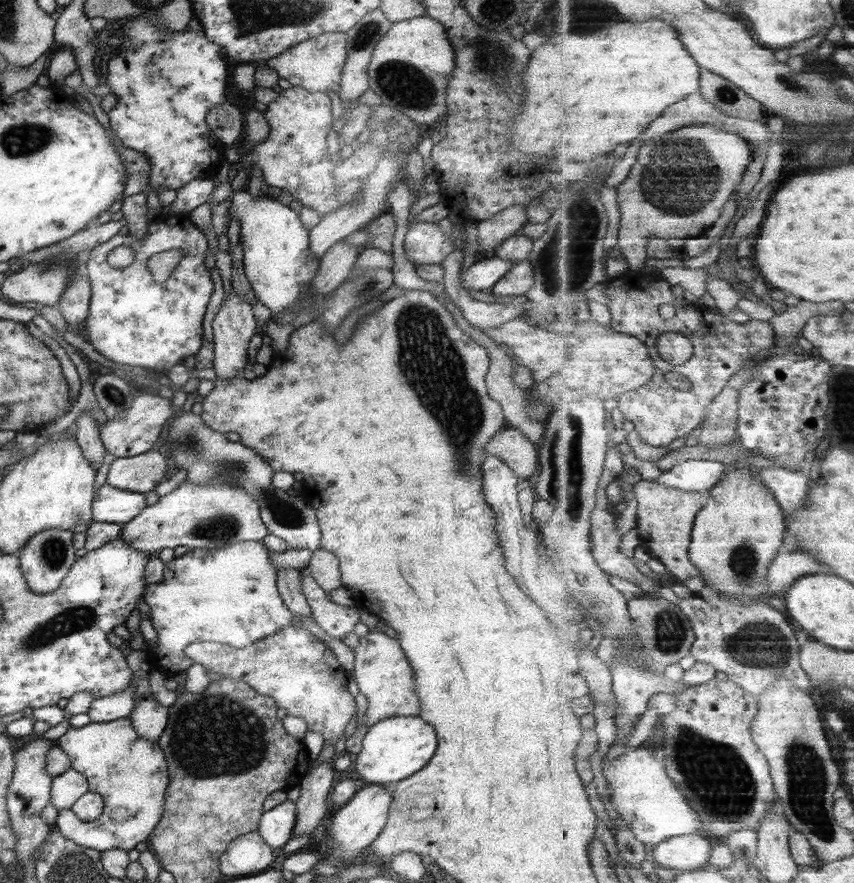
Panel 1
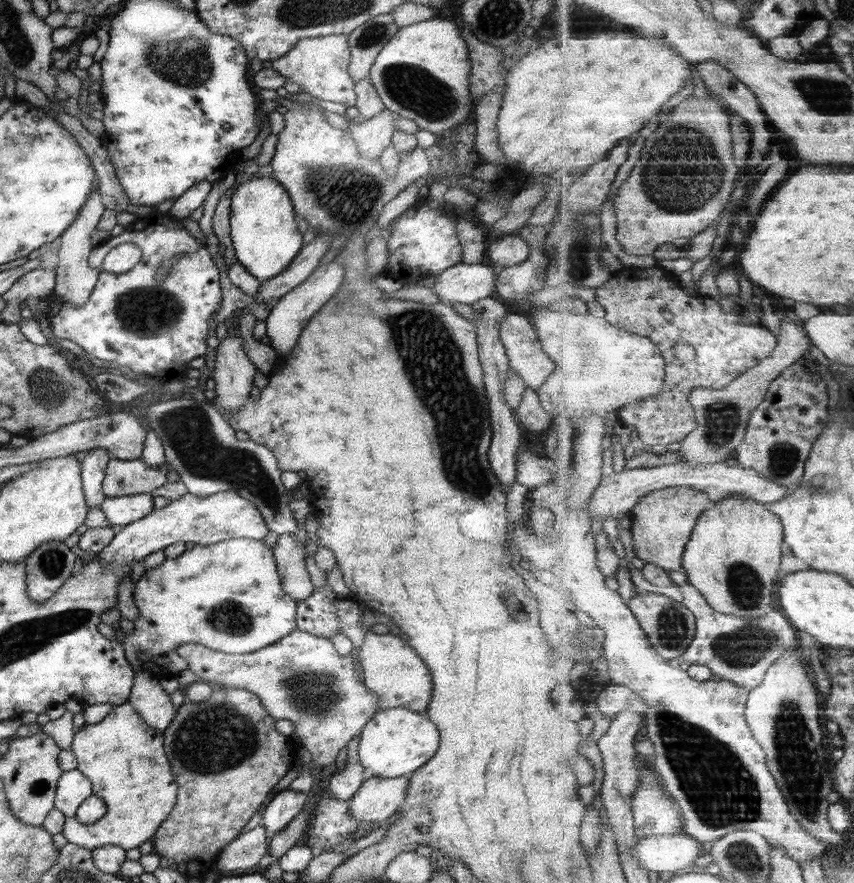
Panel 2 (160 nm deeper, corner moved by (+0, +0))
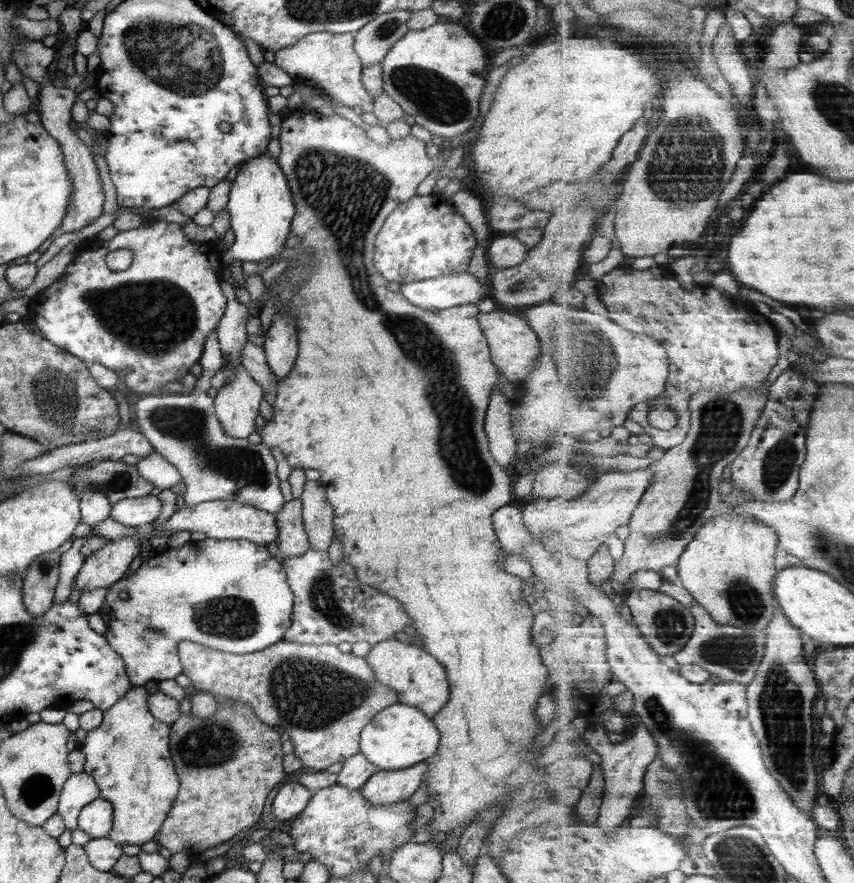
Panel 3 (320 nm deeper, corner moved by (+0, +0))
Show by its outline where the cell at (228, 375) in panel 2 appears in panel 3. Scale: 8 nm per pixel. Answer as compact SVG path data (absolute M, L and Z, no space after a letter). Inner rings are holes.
M238 364L225 386L214 396L214 414L225 435L235 439L247 439L253 433L258 415L262 388Z

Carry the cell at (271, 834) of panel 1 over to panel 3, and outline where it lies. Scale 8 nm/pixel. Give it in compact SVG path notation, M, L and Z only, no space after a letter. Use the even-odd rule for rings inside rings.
M298 782L281 784L272 800L271 823L295 818L305 808L311 795L312 792Z

